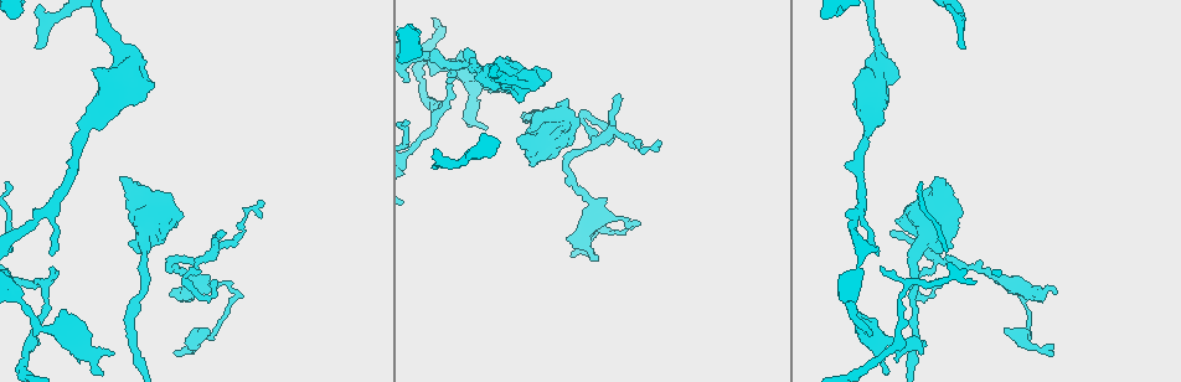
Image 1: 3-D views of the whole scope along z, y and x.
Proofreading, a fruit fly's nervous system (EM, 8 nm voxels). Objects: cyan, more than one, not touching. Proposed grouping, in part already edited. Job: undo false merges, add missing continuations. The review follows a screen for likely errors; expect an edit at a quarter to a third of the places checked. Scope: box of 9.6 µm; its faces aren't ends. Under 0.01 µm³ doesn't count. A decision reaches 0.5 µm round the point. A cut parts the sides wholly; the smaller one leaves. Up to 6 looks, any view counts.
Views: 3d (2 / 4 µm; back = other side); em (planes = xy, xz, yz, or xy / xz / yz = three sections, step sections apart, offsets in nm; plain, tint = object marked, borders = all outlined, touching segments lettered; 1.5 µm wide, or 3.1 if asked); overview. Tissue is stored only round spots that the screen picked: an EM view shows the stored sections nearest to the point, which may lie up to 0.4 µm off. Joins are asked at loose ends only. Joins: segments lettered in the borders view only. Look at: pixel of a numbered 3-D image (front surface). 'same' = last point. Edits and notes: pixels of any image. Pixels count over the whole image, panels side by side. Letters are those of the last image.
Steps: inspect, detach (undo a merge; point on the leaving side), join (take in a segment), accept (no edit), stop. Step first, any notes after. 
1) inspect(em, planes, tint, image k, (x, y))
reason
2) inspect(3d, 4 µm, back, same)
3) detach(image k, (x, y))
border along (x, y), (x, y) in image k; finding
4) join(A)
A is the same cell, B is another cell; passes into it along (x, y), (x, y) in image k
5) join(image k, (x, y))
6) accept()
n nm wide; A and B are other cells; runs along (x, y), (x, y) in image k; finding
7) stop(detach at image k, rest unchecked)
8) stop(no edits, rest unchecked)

inspect(em, planes, borders, image 1, (24, 303))
thick turns thin

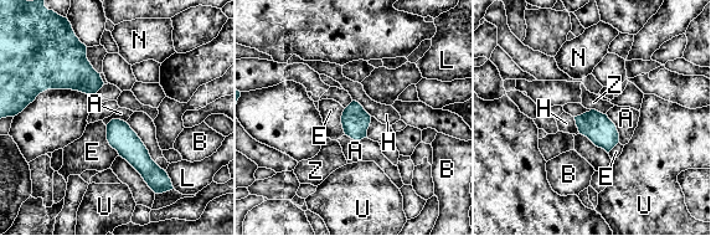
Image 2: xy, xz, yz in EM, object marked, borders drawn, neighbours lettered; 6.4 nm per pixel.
accept()
A, B, E, H, L, N, U and Z are other cells; border along (591, 108), (606, 114) in image 2; all the same neuron

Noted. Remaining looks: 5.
inspect(3d, 2 µm, image 1, (119, 178))

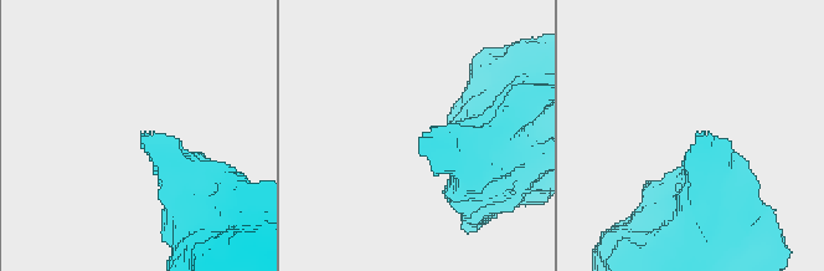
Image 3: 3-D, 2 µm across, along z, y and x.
inspect(em, planes, plain, image 3, (419, 151))
now the EM

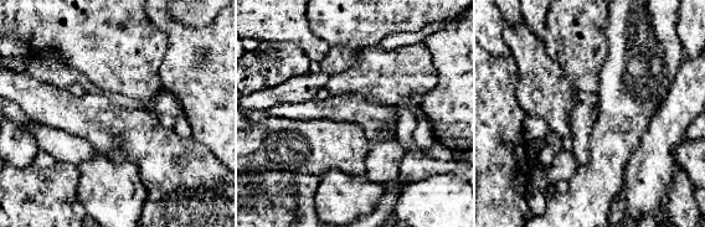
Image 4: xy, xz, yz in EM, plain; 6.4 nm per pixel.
inspect(em, planes, borders, same)

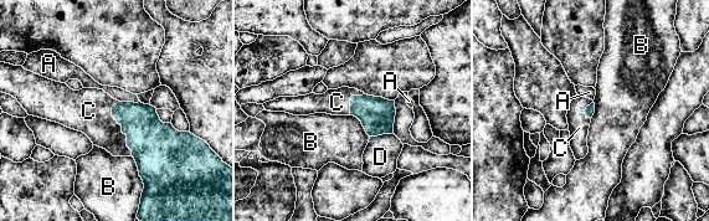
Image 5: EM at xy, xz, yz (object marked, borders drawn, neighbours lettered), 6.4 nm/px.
join(C)
C is the same cell, A, B and D are other cells; it goes on there

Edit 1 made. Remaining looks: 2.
inspect(em, planes, borders, image 1, (1051, 356))
long arm stops here

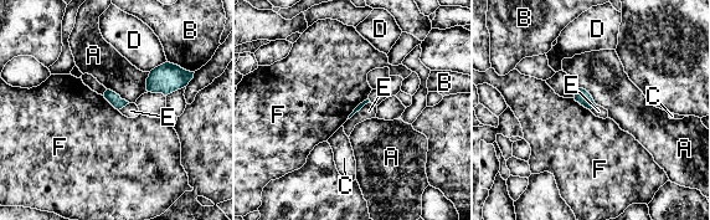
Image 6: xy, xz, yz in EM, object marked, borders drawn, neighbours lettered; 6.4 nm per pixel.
accept()
A, B, C, D, E and F are other cells; border along (368, 97), (346, 118) in image 6; no lettered segment goes on from it

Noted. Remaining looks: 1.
stop(join at image 5, rest unchecked)

